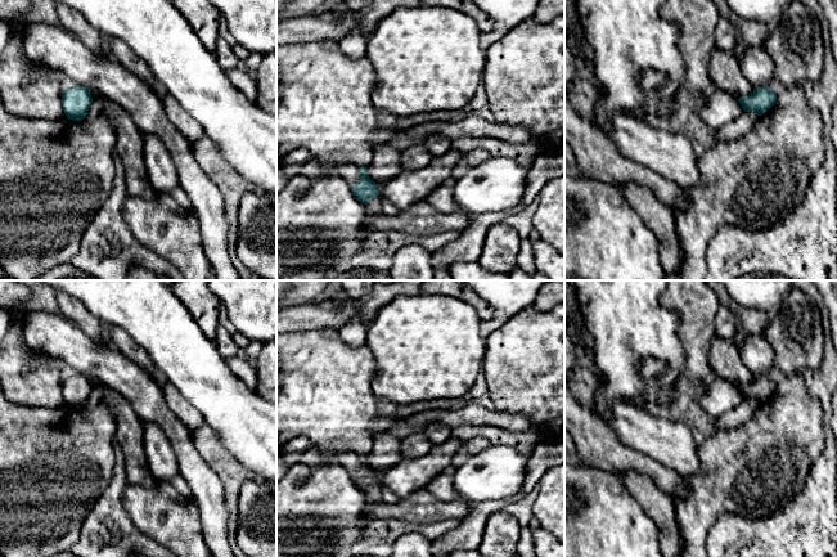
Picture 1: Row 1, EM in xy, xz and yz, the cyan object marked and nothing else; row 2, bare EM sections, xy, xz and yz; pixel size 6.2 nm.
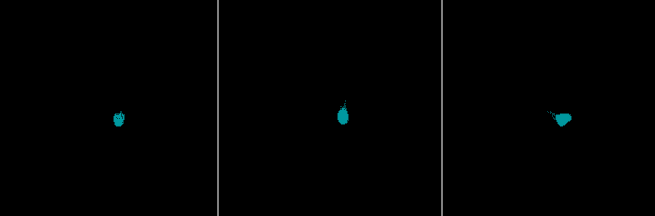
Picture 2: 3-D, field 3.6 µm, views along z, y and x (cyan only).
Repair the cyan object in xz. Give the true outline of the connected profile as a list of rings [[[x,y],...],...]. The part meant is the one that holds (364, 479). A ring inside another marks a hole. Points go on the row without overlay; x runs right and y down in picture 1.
[[[316,328],[276,334],[276,450],[296,436],[306,436],[319,452],[320,462],[343,459],[346,453],[359,455],[360,470],[352,476],[357,489],[366,493],[378,485],[366,454],[373,444],[372,426],[378,419],[372,382],[375,374],[375,359],[368,346],[351,347],[343,342],[338,329]]]

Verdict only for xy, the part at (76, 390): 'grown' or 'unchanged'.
unchanged

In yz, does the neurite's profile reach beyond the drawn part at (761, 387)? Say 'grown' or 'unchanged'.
unchanged

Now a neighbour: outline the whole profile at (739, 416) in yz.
[[[743,399],[743,401],[737,408],[714,419],[715,428],[730,430],[744,426],[751,419],[757,406],[759,404],[755,400]]]

